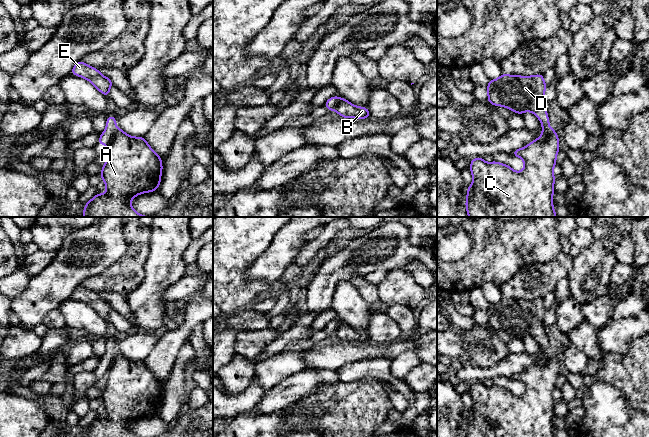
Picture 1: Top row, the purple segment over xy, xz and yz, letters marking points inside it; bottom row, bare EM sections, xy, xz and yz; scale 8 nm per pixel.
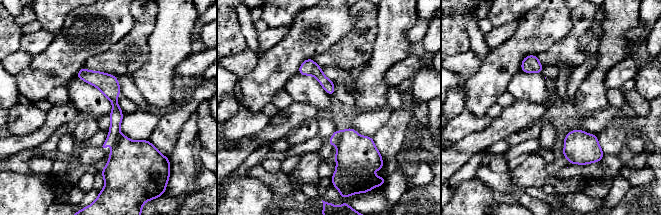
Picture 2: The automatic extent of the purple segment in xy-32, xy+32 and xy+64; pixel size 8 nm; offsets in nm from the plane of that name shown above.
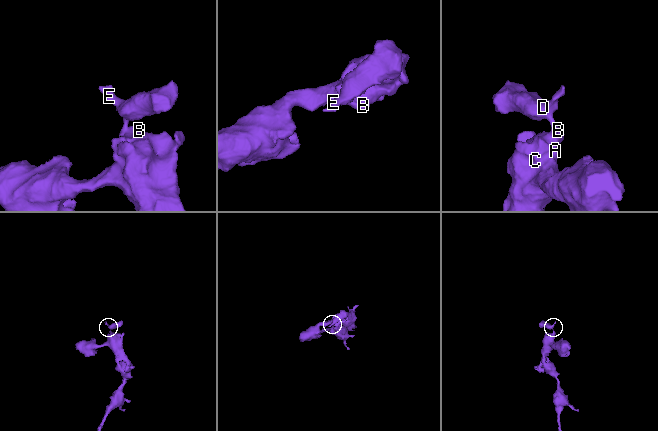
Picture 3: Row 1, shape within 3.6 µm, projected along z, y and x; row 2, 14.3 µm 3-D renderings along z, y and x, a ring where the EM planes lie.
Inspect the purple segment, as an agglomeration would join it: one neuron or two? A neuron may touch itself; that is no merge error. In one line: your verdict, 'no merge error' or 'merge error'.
merge error

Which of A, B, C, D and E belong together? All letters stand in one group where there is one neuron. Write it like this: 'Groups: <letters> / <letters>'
Groups: A B C / D E

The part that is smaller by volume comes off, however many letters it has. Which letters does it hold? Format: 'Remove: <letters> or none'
Remove: D, E

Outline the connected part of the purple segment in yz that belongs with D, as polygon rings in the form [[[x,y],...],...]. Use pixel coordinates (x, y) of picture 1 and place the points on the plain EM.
[[[502,297],[499,302],[489,305],[487,326],[517,338],[534,337],[542,348],[541,360],[544,361],[551,353],[544,327],[546,311],[543,298],[514,300]]]

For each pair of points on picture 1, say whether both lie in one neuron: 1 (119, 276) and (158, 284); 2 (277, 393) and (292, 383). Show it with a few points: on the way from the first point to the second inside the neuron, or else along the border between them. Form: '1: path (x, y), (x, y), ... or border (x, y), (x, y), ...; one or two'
1: border (147, 258), (142, 282), (126, 295); two
2: path (281, 393), (289, 387); one

